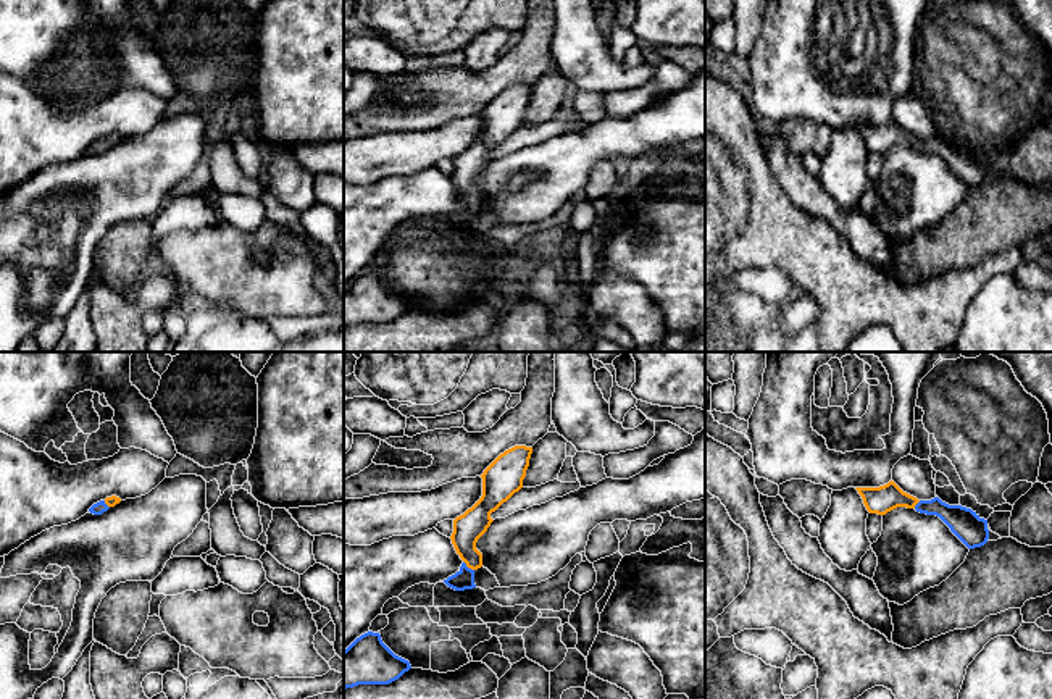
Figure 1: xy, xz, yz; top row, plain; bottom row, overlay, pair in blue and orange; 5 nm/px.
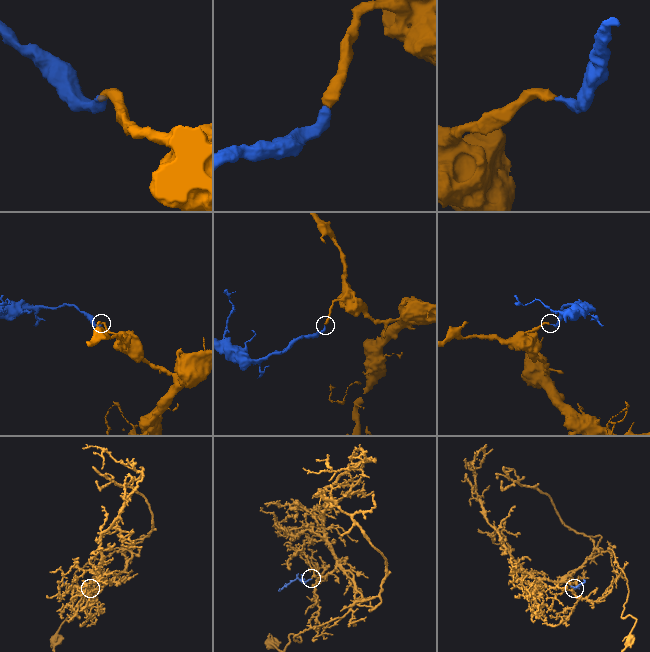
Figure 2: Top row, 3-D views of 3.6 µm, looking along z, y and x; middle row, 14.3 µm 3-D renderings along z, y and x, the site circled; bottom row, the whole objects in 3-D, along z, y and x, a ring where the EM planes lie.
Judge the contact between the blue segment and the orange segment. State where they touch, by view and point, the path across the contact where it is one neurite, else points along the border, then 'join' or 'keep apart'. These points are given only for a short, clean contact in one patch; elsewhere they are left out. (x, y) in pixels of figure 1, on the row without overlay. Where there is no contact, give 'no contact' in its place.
xz (467, 205) | across xz (462, 218), (467, 205), (468, 167), (473, 162) | join

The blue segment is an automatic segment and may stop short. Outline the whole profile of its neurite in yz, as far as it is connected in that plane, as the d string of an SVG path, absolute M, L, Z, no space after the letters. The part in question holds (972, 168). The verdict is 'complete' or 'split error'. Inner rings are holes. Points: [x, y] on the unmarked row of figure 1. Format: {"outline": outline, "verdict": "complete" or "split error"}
{"outline": "M894 119L879 126L855 126L870 152L886 153L897 145L915 147L920 152L939 155L950 170L968 186L981 186L989 178L987 158L971 147L949 144L939 136L918 139L904 131Z", "verdict": "split error"}

